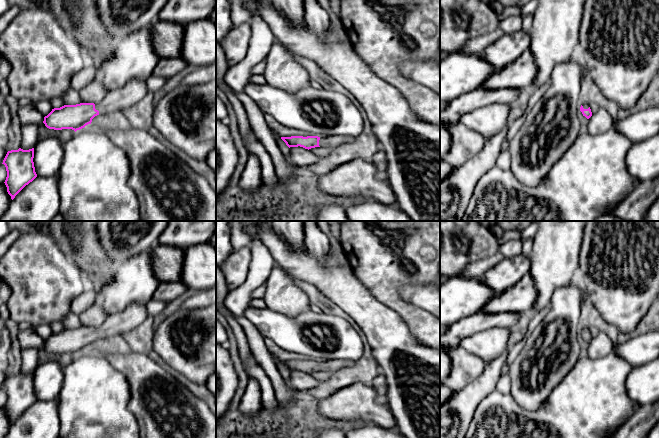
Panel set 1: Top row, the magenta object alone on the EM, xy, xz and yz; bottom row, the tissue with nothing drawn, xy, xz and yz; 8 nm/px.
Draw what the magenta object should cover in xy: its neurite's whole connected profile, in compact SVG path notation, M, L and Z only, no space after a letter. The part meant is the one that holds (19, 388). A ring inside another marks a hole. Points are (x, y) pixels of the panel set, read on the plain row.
M19 372L7 376L2 388L5 389L7 395L4 407L12 424L37 401L33 382L34 372L29 374Z

